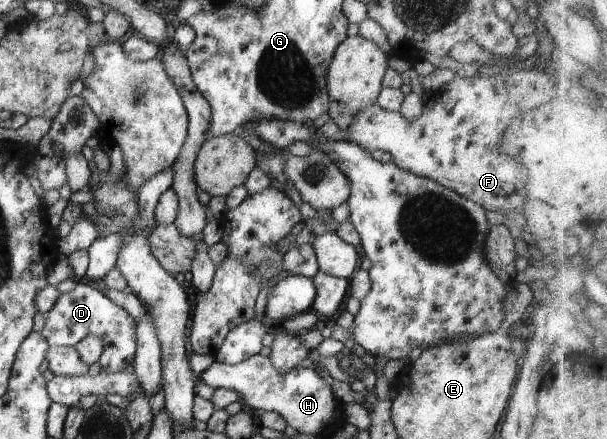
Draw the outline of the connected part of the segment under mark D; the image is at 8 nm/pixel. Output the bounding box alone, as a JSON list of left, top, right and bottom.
[40,280,136,373]

